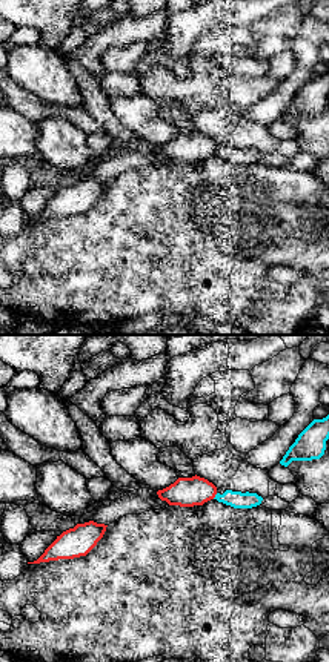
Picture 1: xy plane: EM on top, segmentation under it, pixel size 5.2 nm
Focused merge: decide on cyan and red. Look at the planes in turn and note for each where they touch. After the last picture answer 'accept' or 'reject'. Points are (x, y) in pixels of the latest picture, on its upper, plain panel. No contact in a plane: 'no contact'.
contact (216, 152)

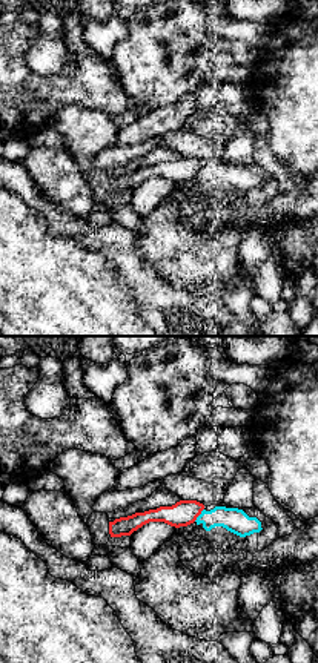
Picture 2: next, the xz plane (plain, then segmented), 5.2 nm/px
contact (200, 171)

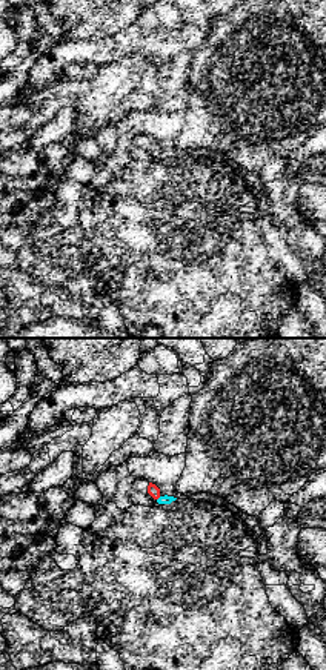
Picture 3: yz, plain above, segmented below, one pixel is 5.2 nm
contact (159, 154)

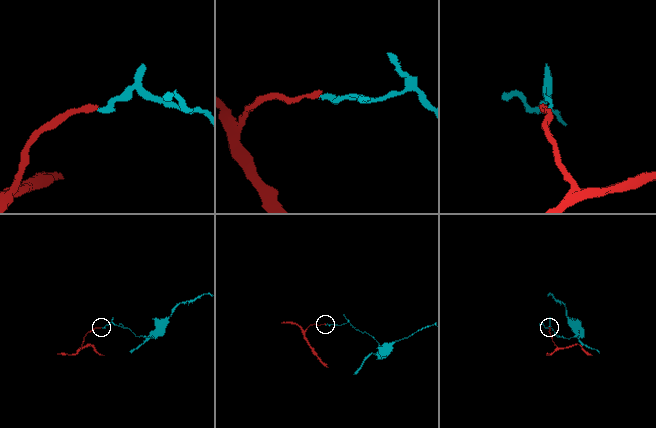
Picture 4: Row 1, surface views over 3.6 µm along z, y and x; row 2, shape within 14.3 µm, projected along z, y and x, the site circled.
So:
reject

